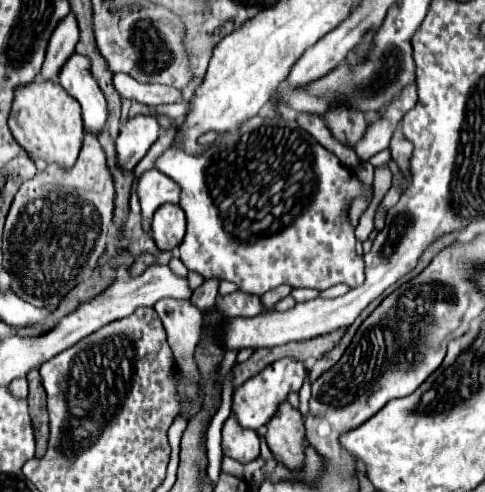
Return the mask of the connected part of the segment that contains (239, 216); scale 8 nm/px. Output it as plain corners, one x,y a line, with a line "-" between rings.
261,116
249,118
247,122
243,122
243,126
239,126
239,130
235,130
235,134
227,134
227,138
223,138
223,142
219,144
215,142
215,134
203,134
199,142
207,142
207,150
199,156
189,156
189,154
183,154
183,150
175,150
173,146
169,146
155,160
155,168
167,174
171,180
175,180
177,186
181,188
179,206
187,214
187,234
179,246
179,256
189,270
199,272
203,278
229,280
237,284
241,292
255,294
255,296
263,296
267,290
273,290
281,284
289,284
291,288
315,288
315,290
327,290
335,284
347,284
349,288
357,288
363,284
365,280
363,278
363,256
357,256
355,252
355,236
353,236
353,226
349,222
349,208
351,208
351,202
359,196
369,196
369,202
371,202
373,194
369,194
363,188
357,174
349,170
347,166
343,166
333,152
325,150
307,130
299,128
295,120
289,122
283,118
261,118

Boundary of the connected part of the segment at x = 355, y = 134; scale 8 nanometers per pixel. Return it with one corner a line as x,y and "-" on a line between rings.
339,106
331,112
327,112
323,116
327,128
331,130
331,134
345,146
355,146
359,142
359,138
365,134
367,128
367,120
363,112

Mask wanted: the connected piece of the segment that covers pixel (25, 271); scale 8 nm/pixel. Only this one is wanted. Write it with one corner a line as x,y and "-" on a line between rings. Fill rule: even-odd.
91,132
85,134
81,154
75,166
71,166
71,170
49,164
35,178
23,182
11,204
3,232
3,268
11,276
11,290
19,294
19,298
23,298
25,302
47,308
57,304
71,288
75,288
83,278
87,278
91,266
95,266
99,256
105,252
107,228
113,218
113,200
113,176
107,168
105,152
95,134

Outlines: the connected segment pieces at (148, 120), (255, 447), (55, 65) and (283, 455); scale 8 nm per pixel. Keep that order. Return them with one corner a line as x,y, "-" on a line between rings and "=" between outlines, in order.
137,114
135,118
129,118
117,138
119,164
125,170
133,170
157,138
159,138
159,122
155,116
=
229,416
223,424
223,456
229,456
241,464
247,464
259,456
259,436
255,430
239,426
239,422
=
69,12
51,34
51,40
47,46
47,56
45,56
41,74
39,74
43,80
55,80
57,78
61,66
75,52
77,40
79,40
77,18
73,12
=
289,402
279,406
279,414
267,424
265,440
269,450
285,462
287,468
299,470
303,466
303,438
305,426
303,416

